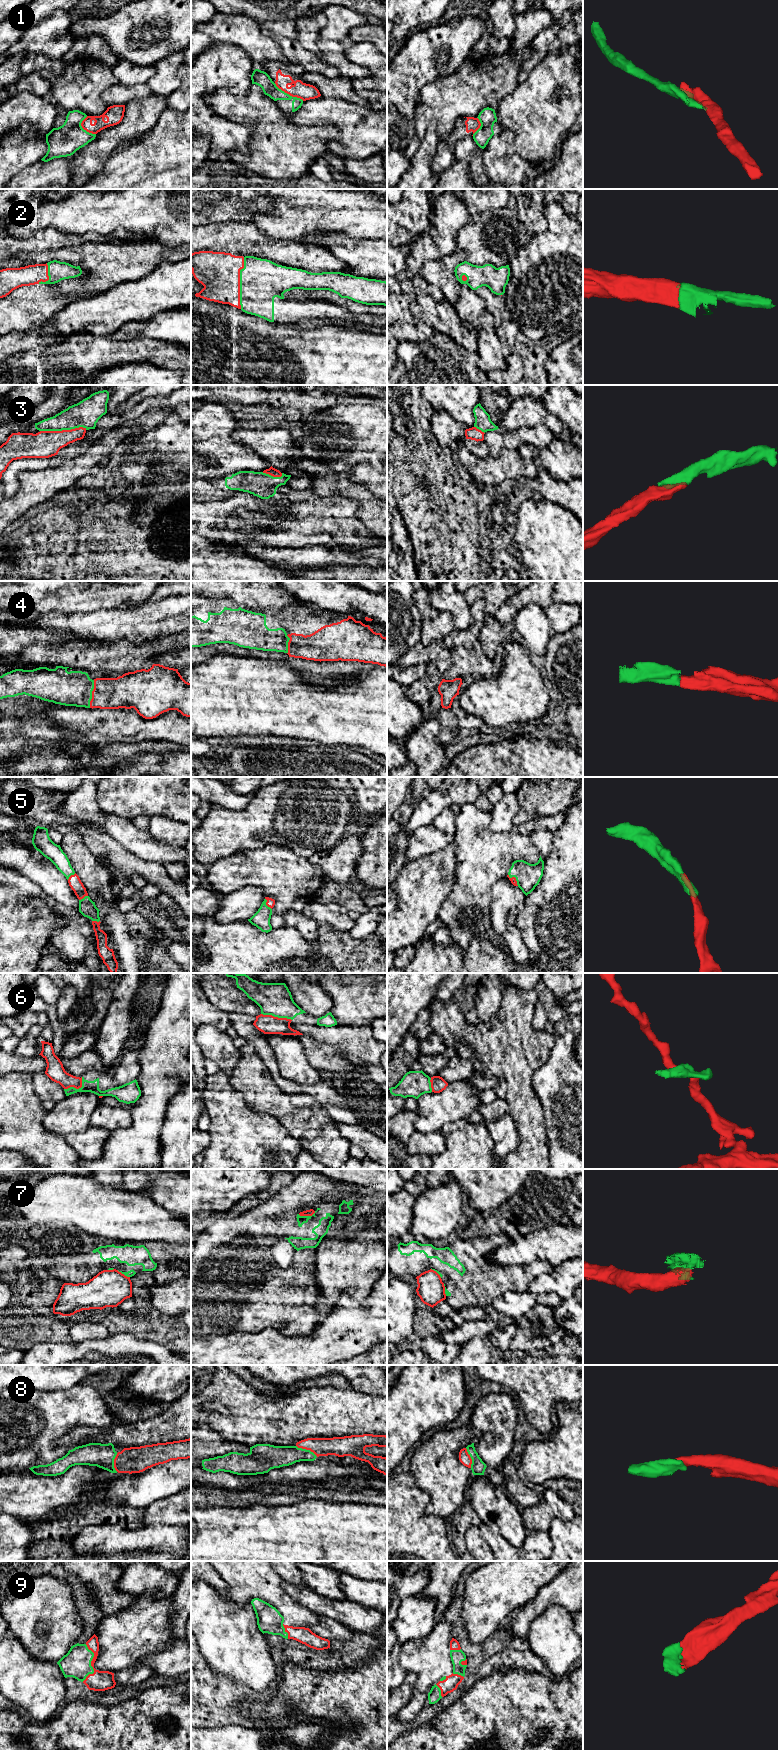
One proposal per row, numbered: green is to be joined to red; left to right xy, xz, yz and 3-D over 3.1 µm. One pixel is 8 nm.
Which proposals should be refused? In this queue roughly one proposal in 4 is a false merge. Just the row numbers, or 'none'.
1, 6, 7

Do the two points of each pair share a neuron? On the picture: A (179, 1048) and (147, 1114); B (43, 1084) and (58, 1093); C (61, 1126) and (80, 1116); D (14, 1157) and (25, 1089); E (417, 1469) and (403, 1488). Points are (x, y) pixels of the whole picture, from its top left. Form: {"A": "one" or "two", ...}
{"A": "one", "B": "one", "C": "one", "D": "two", "E": "two"}

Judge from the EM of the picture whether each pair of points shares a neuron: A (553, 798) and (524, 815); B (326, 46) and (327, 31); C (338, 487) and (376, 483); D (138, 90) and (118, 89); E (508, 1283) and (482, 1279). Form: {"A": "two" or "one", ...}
{"A": "one", "B": "two", "C": "two", "D": "one", "E": "one"}

